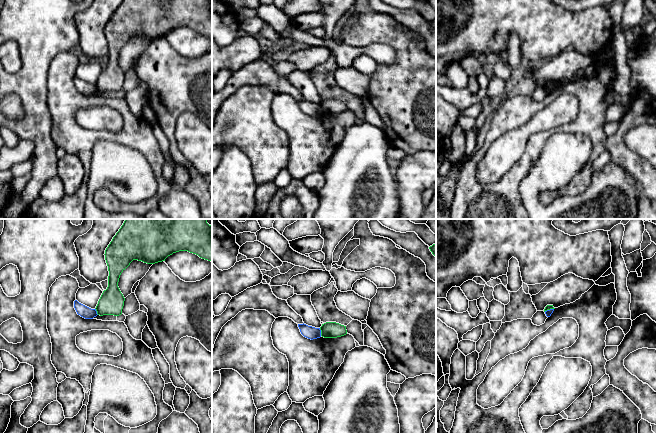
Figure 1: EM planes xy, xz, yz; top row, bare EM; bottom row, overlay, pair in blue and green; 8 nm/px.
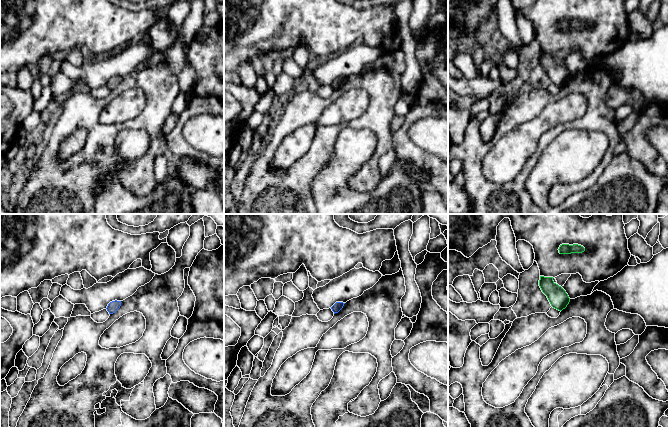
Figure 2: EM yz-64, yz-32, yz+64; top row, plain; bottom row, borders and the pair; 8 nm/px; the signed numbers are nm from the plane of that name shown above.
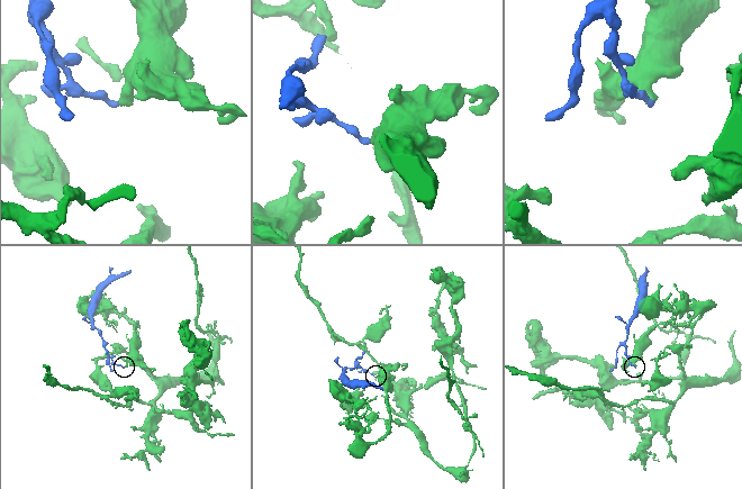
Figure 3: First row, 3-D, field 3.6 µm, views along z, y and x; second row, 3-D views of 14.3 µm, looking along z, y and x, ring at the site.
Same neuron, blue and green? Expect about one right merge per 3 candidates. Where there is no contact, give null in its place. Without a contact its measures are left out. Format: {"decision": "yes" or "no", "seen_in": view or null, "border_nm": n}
{"decision": "no", "seen_in": "xz", "border_nm": 70}

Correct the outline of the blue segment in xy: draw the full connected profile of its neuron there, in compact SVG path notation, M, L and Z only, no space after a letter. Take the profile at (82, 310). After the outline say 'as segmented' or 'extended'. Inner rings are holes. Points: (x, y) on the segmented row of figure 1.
M77 300L74 301L74 308L77 314L85 319L93 319L98 315L96 309L91 309L79 303Z; as segmented

